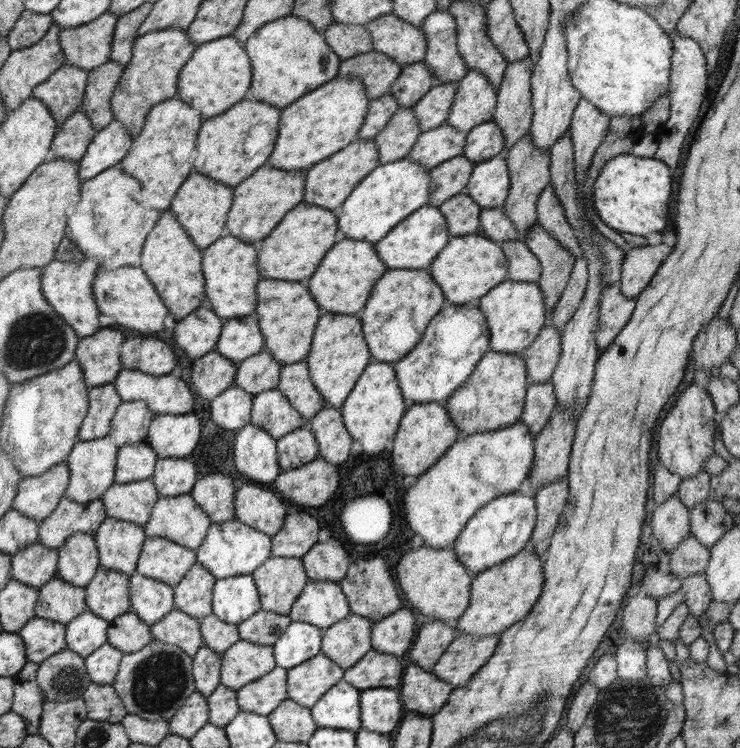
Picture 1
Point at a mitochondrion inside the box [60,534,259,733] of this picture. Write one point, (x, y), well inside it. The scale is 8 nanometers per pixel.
(157, 682)

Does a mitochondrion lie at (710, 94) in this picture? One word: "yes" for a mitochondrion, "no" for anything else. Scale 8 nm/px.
no

